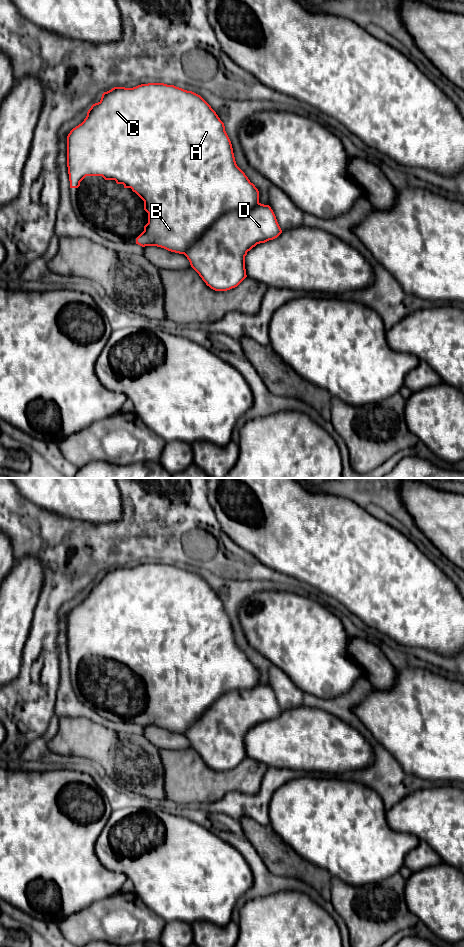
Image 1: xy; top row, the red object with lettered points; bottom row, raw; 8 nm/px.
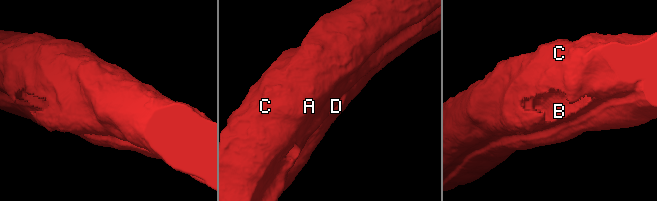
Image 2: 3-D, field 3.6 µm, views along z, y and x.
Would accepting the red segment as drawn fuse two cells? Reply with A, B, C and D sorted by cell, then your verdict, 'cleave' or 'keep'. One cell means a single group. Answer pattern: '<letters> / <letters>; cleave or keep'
A B C / D; cleave

